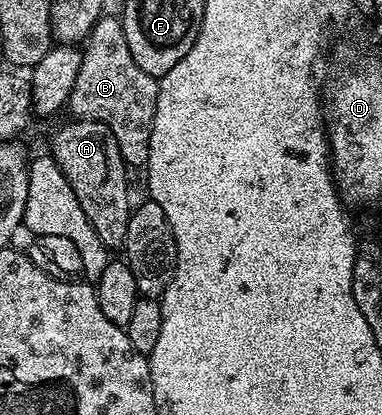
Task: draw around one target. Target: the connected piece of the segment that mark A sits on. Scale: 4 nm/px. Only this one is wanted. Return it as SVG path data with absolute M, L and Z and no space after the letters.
M70 121L52 136L50 157L61 168L65 180L69 180L77 204L81 204L81 212L85 212L85 220L93 224L93 232L97 232L108 251L118 251L127 239L127 221L133 209L133 201L127 195L129 167L123 161L113 132L105 124Z

